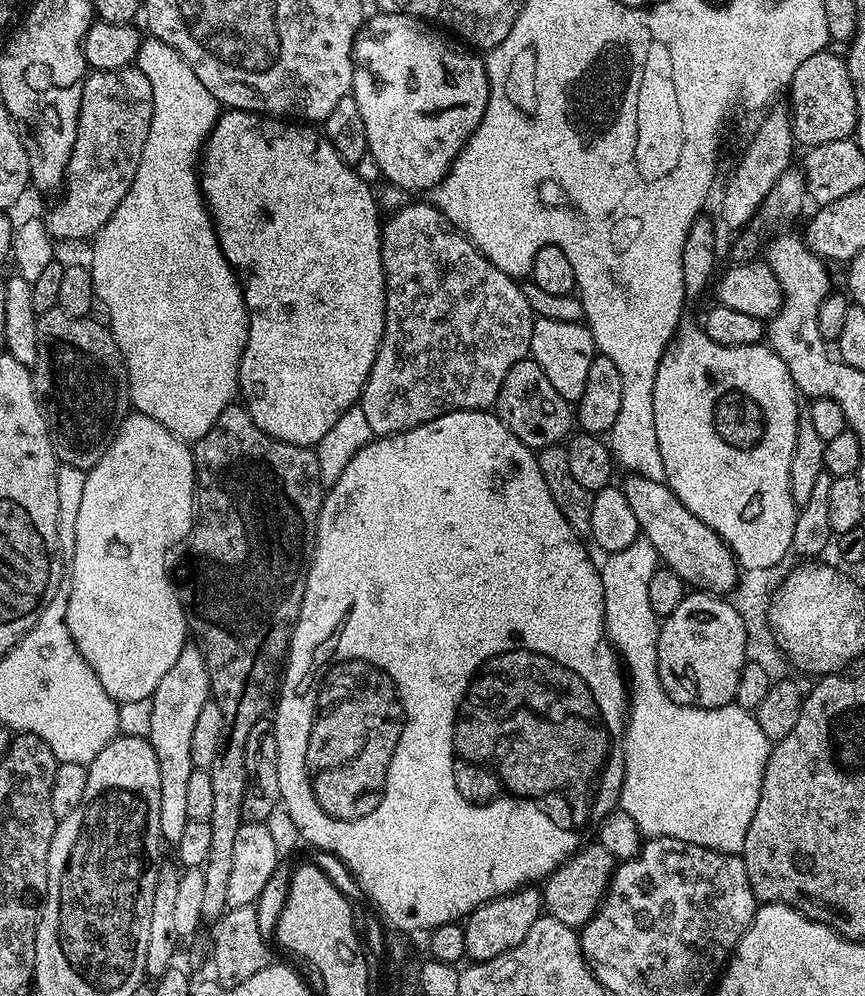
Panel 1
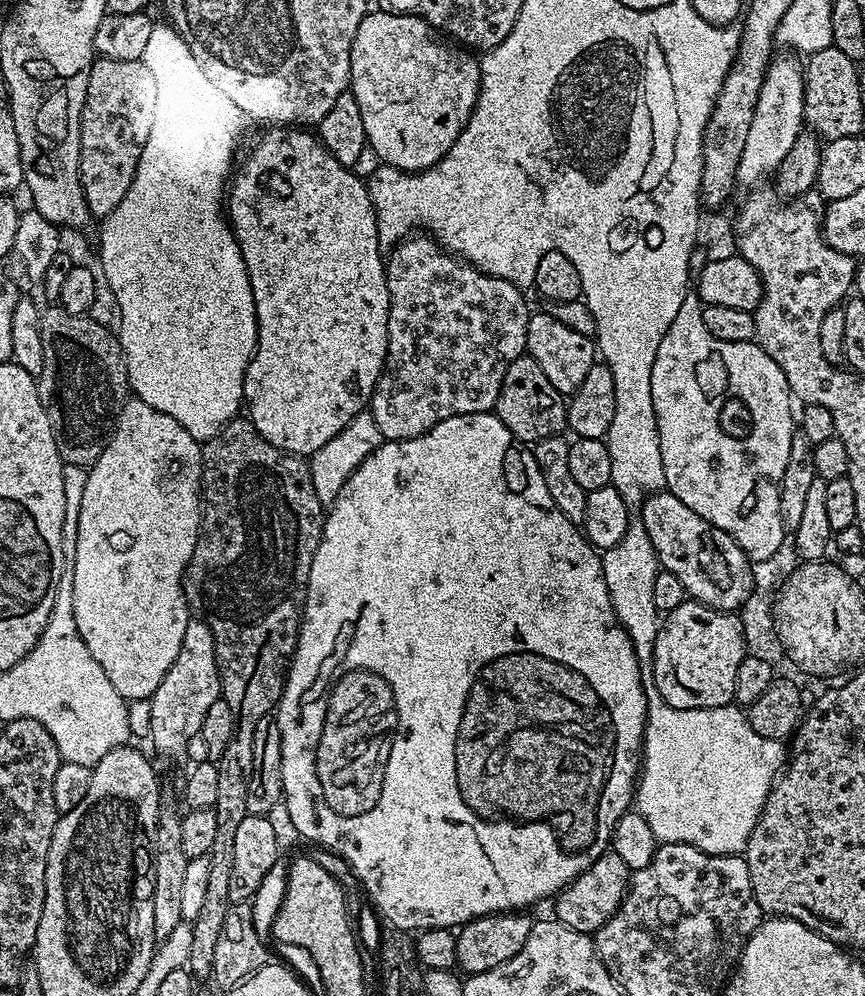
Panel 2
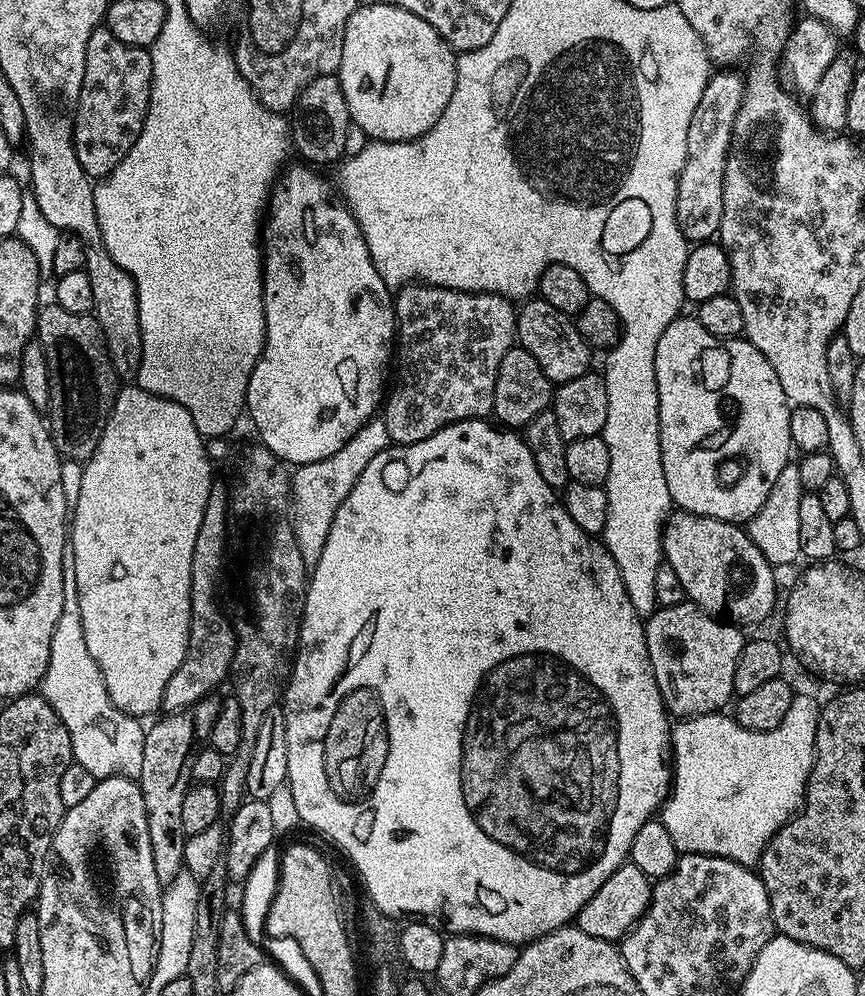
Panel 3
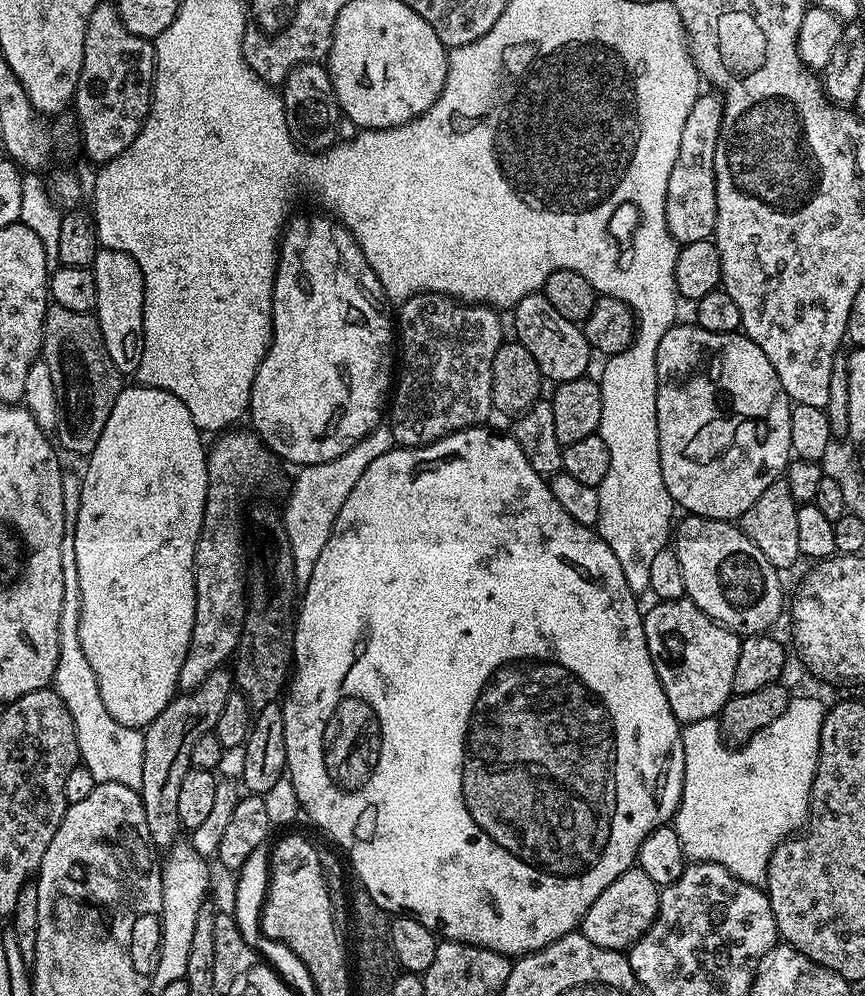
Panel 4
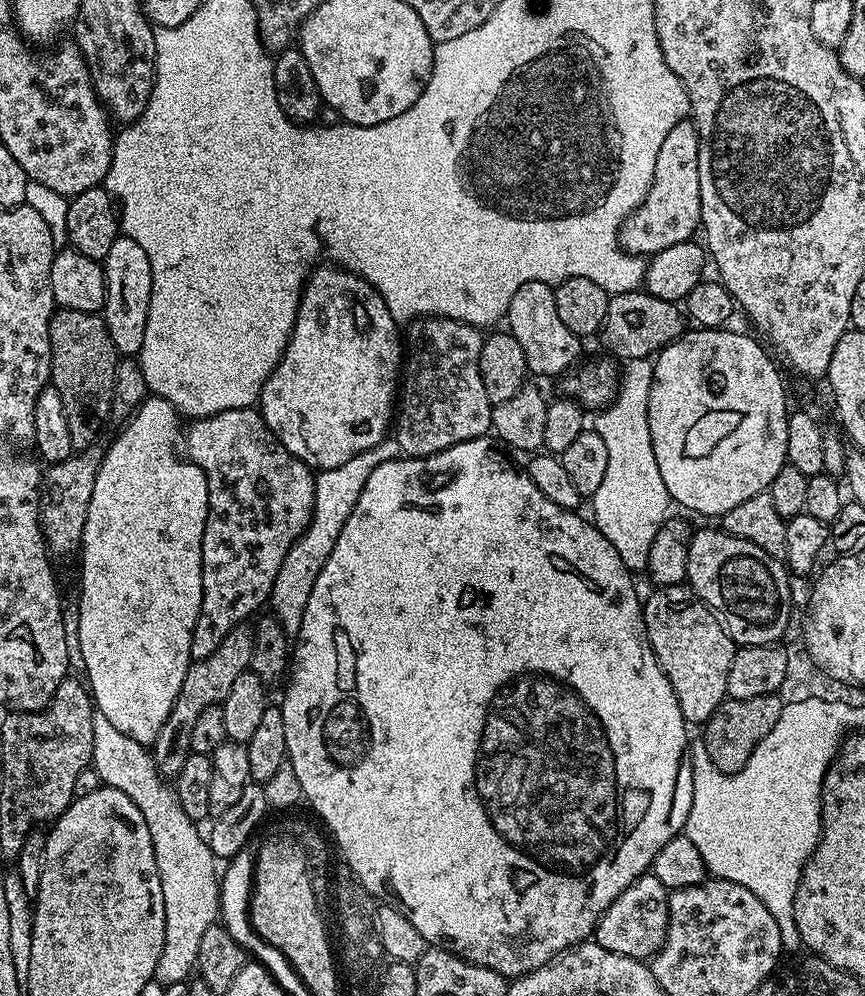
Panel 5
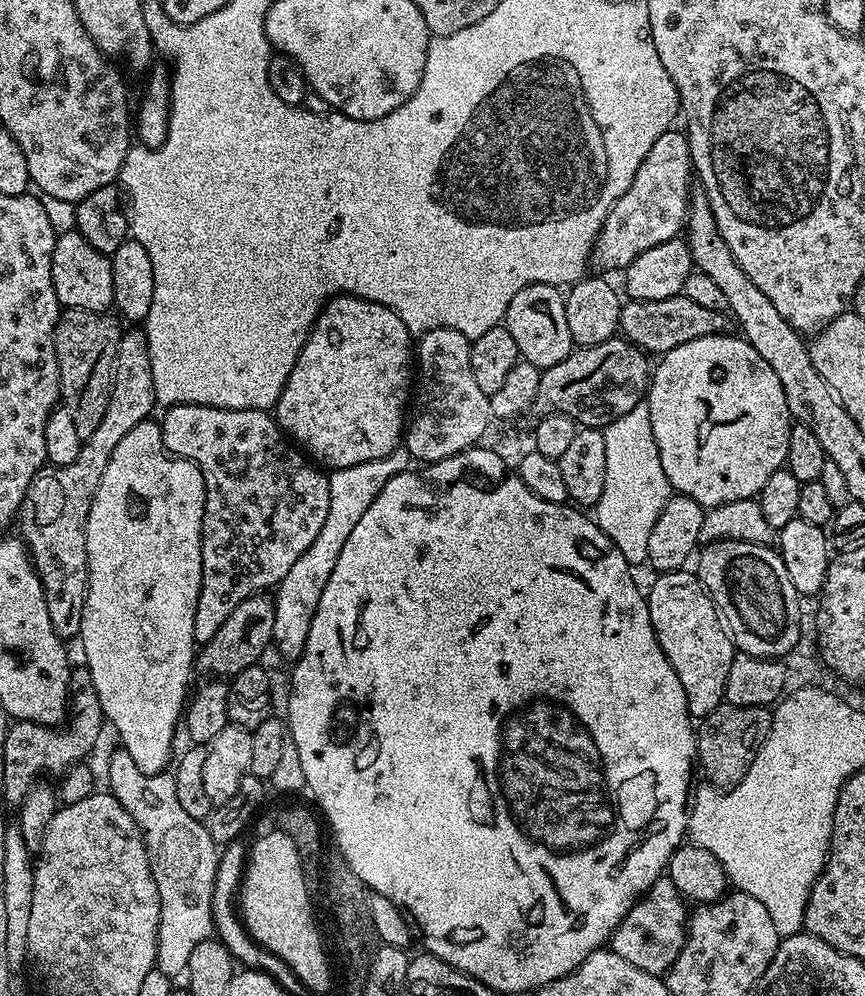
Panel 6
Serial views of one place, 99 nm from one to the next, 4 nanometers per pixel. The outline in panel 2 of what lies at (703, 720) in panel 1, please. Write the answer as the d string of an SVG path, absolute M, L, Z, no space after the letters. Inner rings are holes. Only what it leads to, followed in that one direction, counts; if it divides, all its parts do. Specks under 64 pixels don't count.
M629 519L624 537L613 548L603 549L602 559L606 586L616 616L619 617L620 624L627 629L641 665L651 665L652 647L656 641L658 627L658 613L654 606L654 578L658 571L658 561L654 546L650 542L650 534L646 534L644 529L643 519ZM654 690L648 692L648 715L646 717L646 725L644 727L644 746L642 749L642 779L639 781L638 789L634 794L634 808L635 811L640 812L645 818L646 822L650 822L650 830L654 830L657 841L660 844L689 844L694 846L698 850L703 852L709 852L711 856L734 856L743 853L744 849L748 846L748 839L750 834L754 830L754 826L760 821L760 815L764 812L764 804L768 801L768 796L771 795L774 785L776 784L778 777L781 775L782 769L786 764L786 756L784 760L784 747L785 745L779 740L768 740L765 736L759 736L754 729L748 724L748 717L739 707L727 704L721 708L691 708L690 710L682 710L681 708L675 708L670 706L661 698L661 696Z

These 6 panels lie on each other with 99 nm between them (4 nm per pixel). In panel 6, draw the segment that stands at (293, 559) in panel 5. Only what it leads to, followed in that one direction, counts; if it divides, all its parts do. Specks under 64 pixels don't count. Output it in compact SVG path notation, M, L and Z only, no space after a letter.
M396 448L386 458L374 458L370 462L358 462L358 466L346 466L327 473L330 486L330 508L326 510L326 522L322 522L322 530L318 530L318 538L310 542L306 554L290 566L286 578L282 578L274 589L274 634L272 644L274 652L287 662L296 661L306 650L306 638L310 638L310 622L314 618L314 610L318 610L318 598L322 598L322 590L326 590L326 582L330 582L330 574L338 562L338 554L342 554L342 546L346 546L346 538L350 538L354 526L366 514L370 502L378 498L382 486L390 482L398 474L409 471L413 458L407 448Z

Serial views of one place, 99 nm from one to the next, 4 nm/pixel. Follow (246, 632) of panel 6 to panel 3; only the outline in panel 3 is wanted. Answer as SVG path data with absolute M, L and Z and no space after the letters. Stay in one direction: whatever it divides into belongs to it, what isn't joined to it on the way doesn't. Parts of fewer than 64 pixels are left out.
M206 698L188 714L168 714L157 722L153 728L149 727L144 733L144 749L142 750L142 766L138 773L138 783L142 790L142 798L146 806L146 826L150 826L150 846L154 854L154 870L158 873L158 882L161 886L167 886L179 878L179 874L185 871L184 866L184 841L186 839L182 830L182 798L187 794L190 784L186 779L186 769L190 764L190 757L193 755L192 739L196 732L211 733L212 723L220 709L215 699Z

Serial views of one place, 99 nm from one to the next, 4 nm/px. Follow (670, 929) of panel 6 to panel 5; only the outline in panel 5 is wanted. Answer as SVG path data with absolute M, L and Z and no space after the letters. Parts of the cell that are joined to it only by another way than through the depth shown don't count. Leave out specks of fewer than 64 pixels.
M651 874L640 876L602 914L596 924L594 943L610 950L614 954L622 954L626 958L651 961L666 942L668 934L668 897L670 890L658 882Z

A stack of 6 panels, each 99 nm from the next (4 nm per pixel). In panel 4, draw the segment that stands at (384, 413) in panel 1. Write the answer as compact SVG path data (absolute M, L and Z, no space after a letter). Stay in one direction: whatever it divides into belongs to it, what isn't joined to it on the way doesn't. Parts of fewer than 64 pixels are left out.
M424 292L422 295L411 296L409 300L403 301L399 305L400 316L398 312L398 356L404 361L398 364L398 379L394 384L394 395L390 400L390 416L392 412L392 421L390 427L393 432L397 445L406 448L422 448L425 444L433 444L436 440L448 436L452 432L461 432L464 428L474 428L485 423L484 419L488 415L493 415L492 406L492 363L494 354L500 349L502 341L505 339L504 328L500 325L500 320L495 311L487 306L473 306L454 300L448 296L441 296L438 292Z

